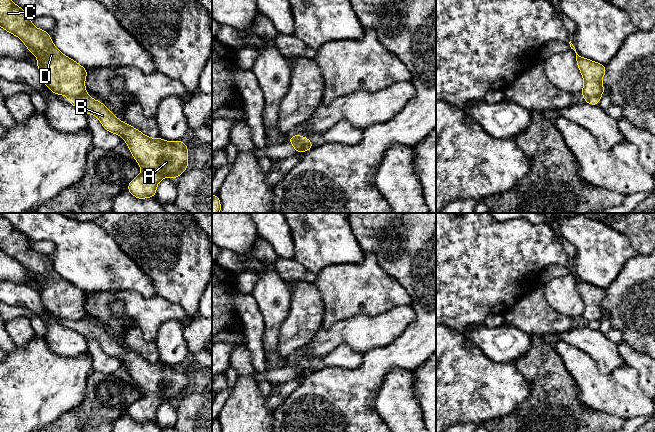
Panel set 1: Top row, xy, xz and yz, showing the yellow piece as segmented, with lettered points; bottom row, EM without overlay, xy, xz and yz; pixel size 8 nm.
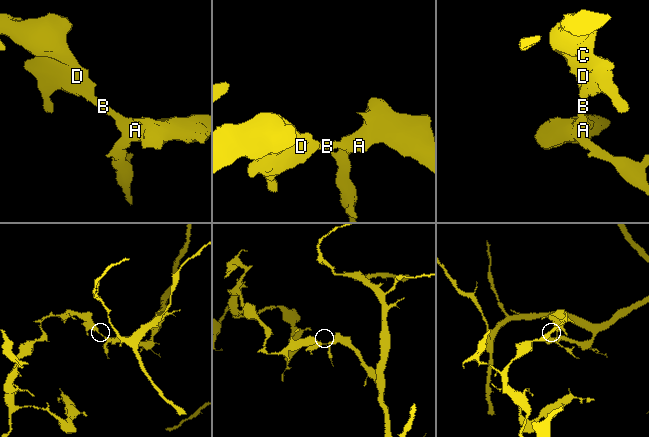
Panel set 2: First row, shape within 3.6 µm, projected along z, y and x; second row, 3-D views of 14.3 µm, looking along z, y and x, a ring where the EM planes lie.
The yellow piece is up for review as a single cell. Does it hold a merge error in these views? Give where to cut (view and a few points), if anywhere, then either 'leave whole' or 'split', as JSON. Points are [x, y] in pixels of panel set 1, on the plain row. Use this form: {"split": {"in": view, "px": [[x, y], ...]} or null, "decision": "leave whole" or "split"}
{"split": {"in": "xy", "px": [[85, 316], [79, 319], [68, 320]]}, "decision": "split"}

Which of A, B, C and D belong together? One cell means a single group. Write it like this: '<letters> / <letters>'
A B / C D

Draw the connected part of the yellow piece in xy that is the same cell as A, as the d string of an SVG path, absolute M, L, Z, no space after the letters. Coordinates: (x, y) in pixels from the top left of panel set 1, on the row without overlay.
M87 317L75 321L68 320L68 327L80 332L86 338L95 339L107 355L120 359L127 367L130 376L142 392L142 397L127 410L127 414L137 423L156 421L156 412L160 404L167 400L177 403L188 392L188 370L183 364L167 366L160 361L149 362L136 352L120 345L102 326L92 323Z

